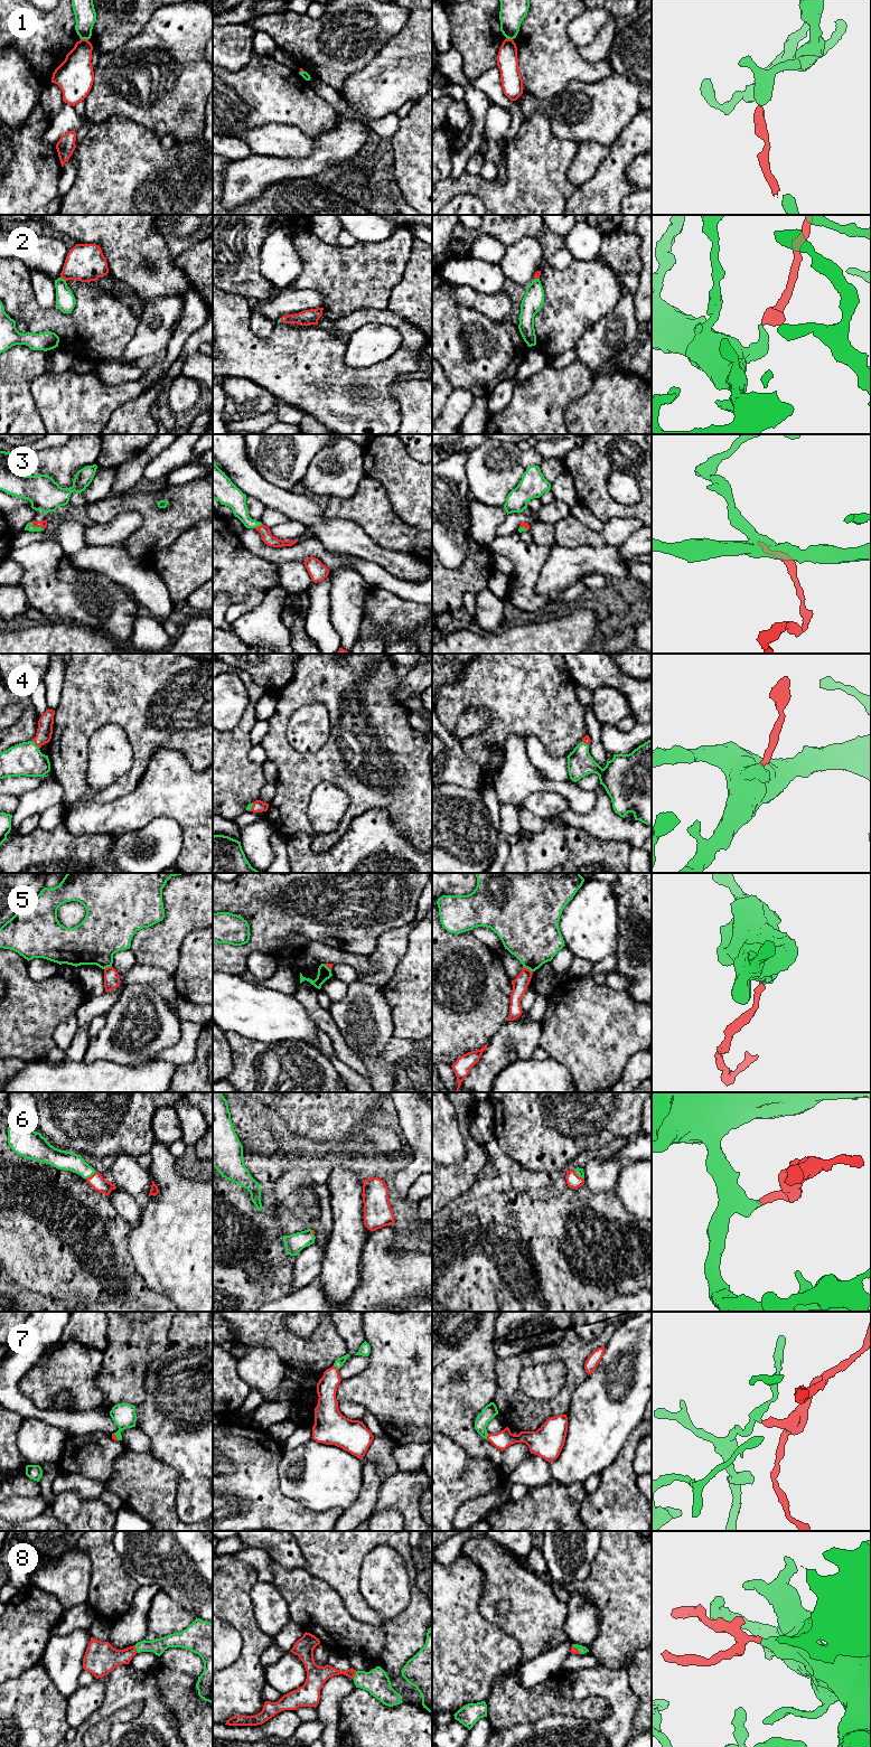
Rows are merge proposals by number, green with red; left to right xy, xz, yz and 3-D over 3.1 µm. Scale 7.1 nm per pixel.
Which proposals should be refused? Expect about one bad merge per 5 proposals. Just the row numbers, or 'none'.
1, 5

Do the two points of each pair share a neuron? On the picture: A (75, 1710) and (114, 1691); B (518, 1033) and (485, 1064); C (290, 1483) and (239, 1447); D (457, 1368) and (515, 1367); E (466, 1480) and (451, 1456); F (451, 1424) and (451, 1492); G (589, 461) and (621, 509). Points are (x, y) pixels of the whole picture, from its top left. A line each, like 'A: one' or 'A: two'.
A: two
B: one
C: two
D: two
E: one
F: two
G: one

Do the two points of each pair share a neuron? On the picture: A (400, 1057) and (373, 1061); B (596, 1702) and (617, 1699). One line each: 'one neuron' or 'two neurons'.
A: one neuron
B: two neurons

